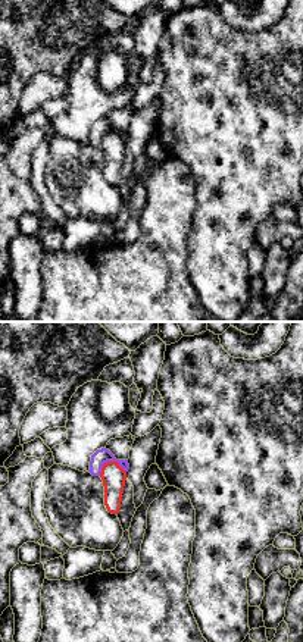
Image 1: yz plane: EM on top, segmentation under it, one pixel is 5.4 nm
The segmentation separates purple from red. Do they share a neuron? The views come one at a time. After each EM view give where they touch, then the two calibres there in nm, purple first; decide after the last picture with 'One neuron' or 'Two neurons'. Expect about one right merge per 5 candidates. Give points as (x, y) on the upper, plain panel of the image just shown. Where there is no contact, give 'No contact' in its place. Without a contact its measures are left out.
Touches purple at (109, 131). Thickness 80 nm (purple) against 140 nm

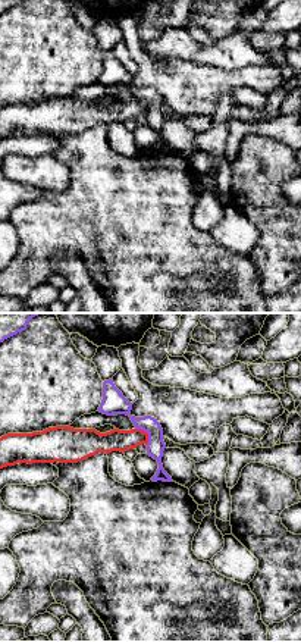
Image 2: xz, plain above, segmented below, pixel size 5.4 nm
Touches purple at (147, 103). Thickness 130 nm (purple) against 120 nm

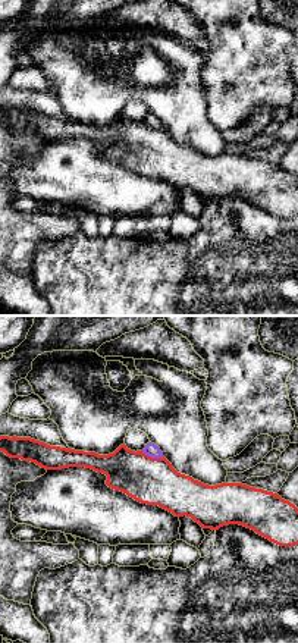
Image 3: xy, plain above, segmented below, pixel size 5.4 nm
Touches purple at (153, 128). Thickness 70 nm (purple) against 260 nm

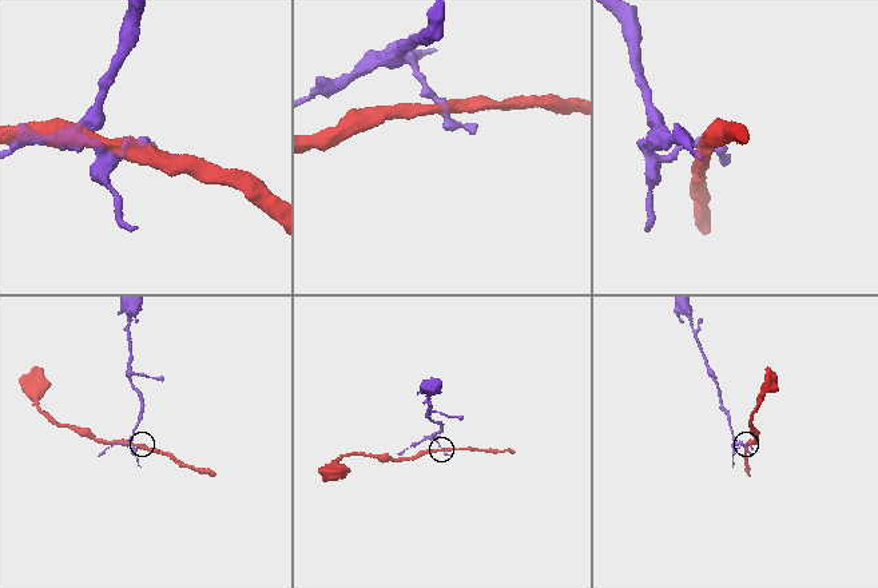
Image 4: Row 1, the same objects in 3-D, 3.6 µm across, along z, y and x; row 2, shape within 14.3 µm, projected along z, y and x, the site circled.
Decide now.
Two neurons

